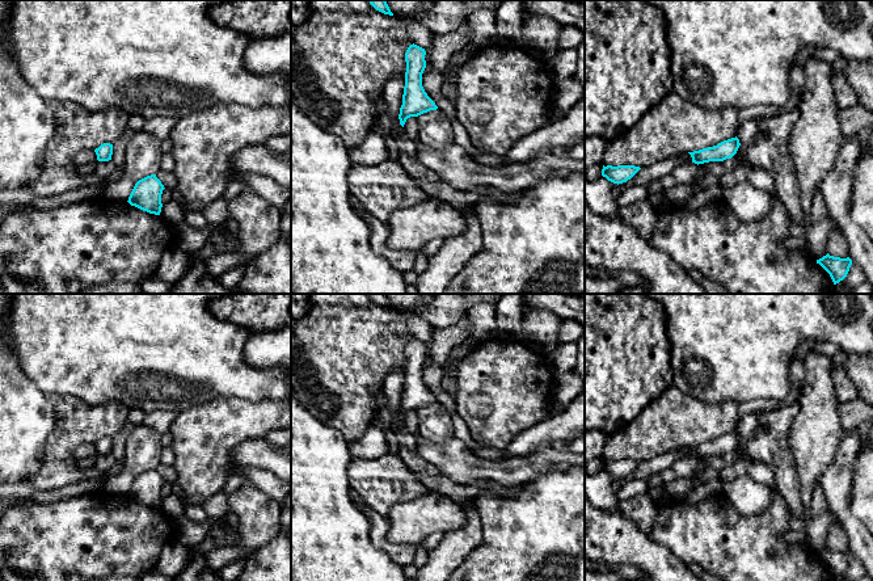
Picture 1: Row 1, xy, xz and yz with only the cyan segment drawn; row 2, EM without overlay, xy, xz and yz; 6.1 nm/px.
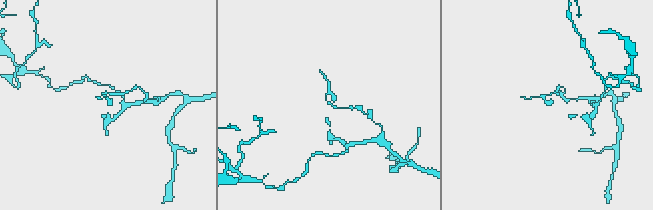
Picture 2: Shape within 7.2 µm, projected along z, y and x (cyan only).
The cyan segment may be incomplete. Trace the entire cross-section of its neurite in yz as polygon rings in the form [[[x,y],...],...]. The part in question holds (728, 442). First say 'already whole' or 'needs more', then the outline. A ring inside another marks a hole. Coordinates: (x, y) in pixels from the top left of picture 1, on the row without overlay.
already whole | [[[735,430],[724,434],[717,439],[703,442],[688,447],[692,451],[692,456],[699,459],[709,455],[724,455],[726,452],[731,452],[737,447],[739,439],[741,439],[739,433]]]

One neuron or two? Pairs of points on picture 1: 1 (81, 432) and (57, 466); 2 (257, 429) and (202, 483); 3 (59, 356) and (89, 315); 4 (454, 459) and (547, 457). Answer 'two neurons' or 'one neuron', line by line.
1: one neuron
2: one neuron
3: one neuron
4: one neuron

